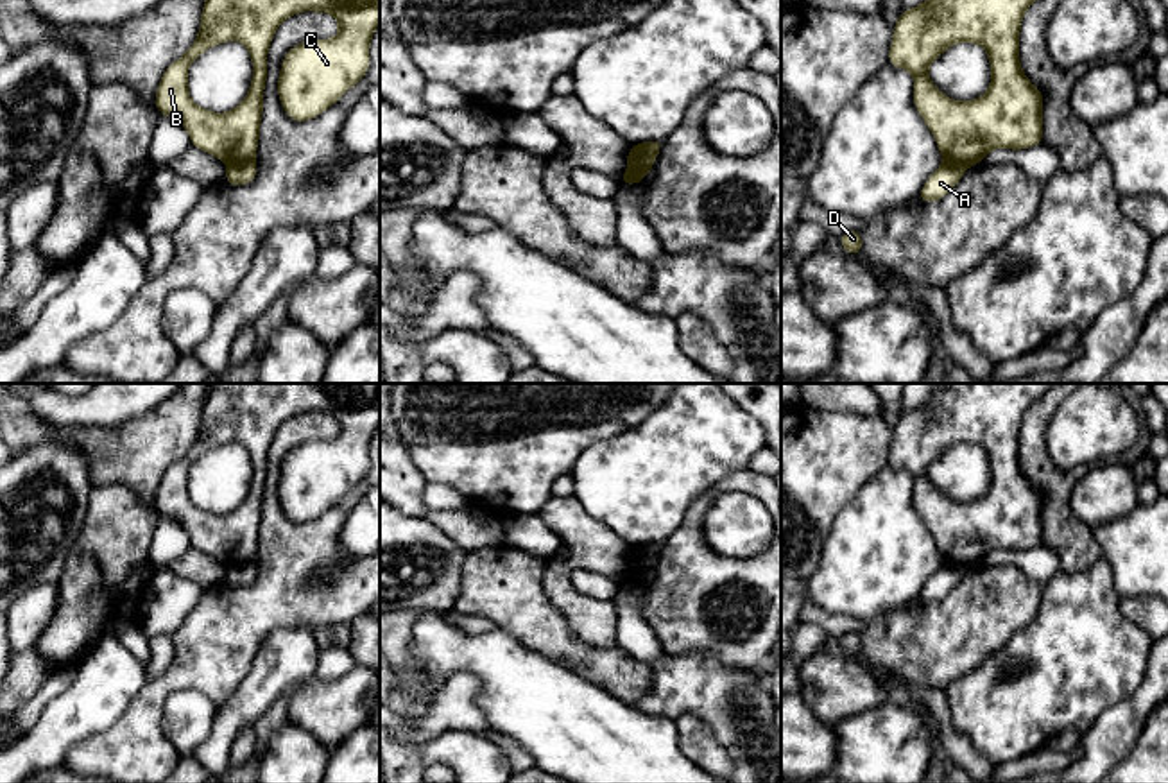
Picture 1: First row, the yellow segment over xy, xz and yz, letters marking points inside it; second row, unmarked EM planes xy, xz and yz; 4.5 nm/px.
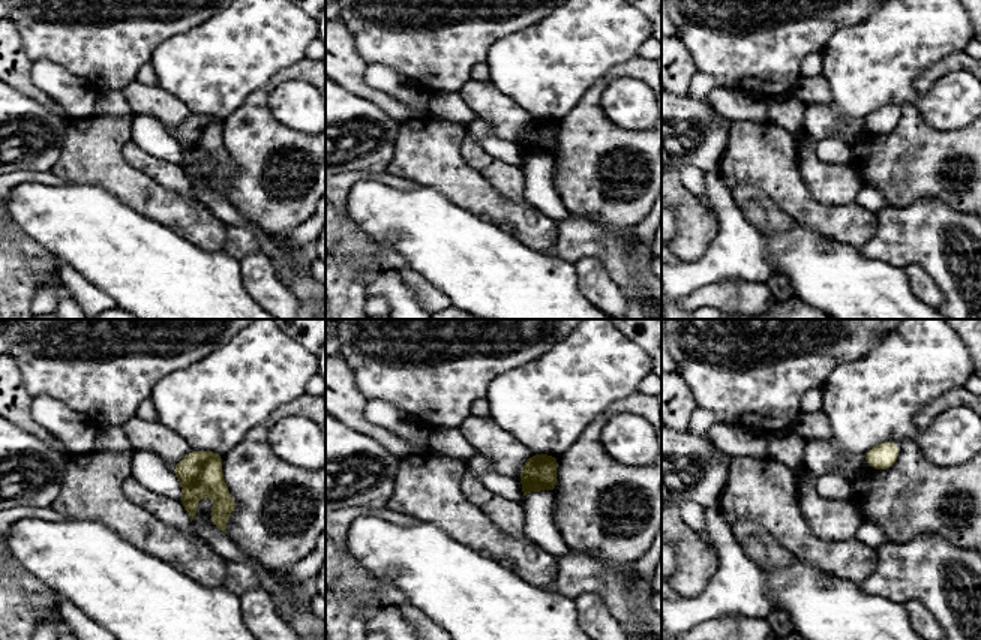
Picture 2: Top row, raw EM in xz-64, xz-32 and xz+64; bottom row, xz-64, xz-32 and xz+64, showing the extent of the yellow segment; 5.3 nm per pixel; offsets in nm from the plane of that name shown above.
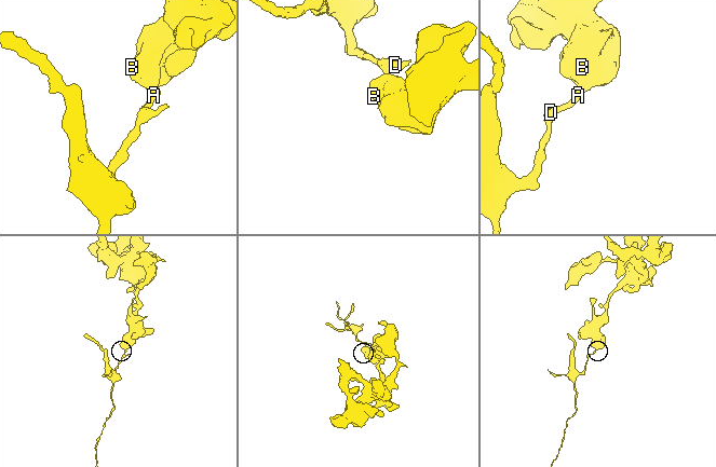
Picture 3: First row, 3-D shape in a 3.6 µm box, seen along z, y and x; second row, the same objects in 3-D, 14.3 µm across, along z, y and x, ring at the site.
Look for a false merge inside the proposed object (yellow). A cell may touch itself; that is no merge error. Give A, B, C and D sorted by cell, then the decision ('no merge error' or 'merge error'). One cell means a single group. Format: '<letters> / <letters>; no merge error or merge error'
A D / B C; merge error

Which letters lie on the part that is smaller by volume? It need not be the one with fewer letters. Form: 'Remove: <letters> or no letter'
Remove: A, D

